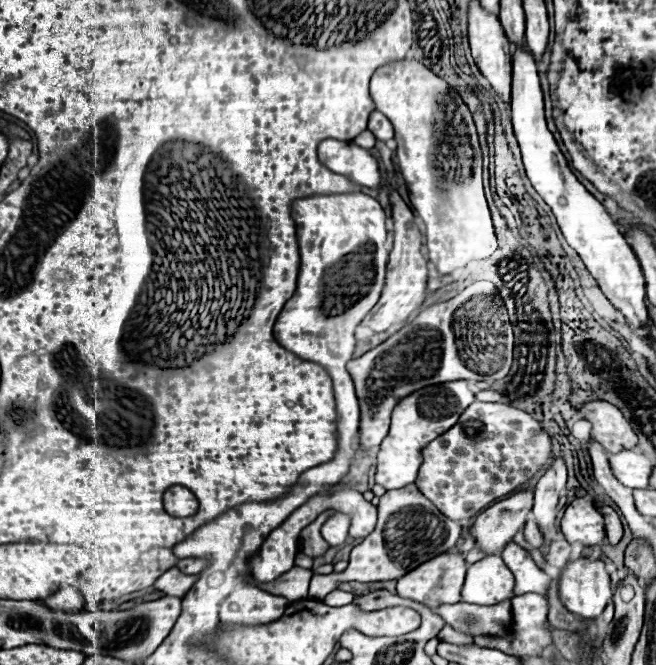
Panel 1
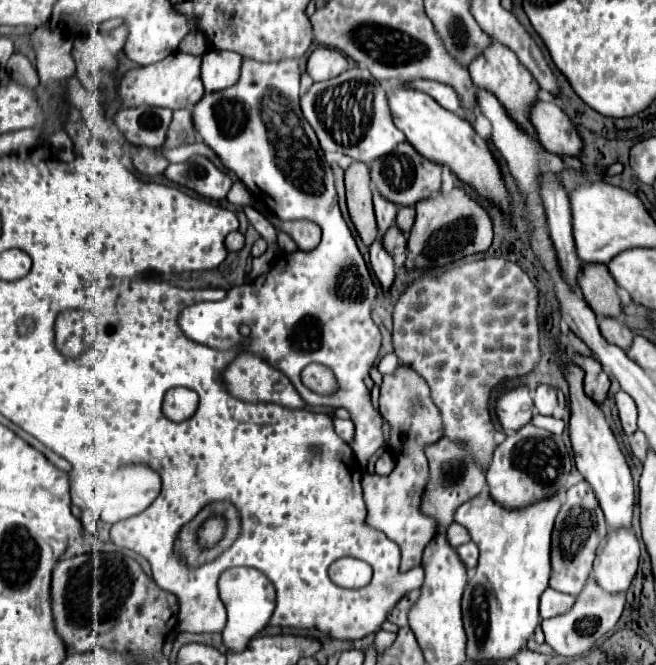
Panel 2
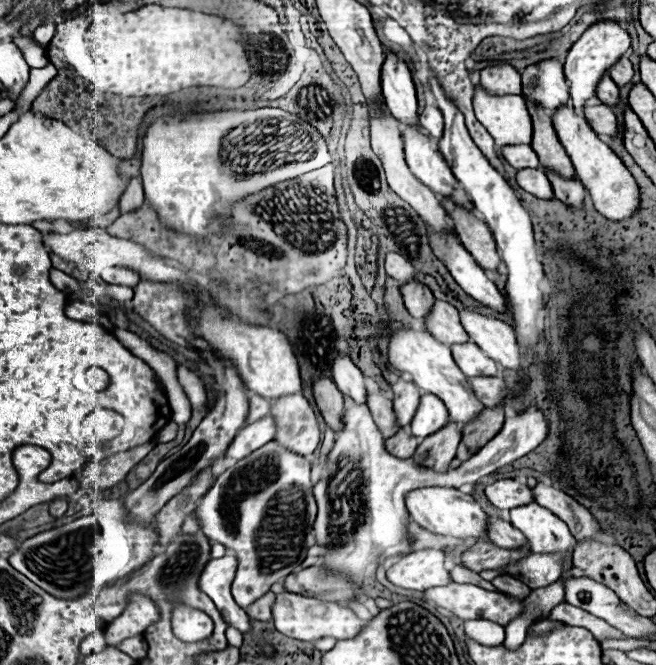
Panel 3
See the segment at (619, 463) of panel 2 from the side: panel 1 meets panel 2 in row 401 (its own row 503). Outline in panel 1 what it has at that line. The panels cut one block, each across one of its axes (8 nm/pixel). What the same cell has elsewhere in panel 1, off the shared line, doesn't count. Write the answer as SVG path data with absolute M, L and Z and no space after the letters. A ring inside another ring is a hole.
M576 498L574 502L568 504L564 516L562 516L562 522L560 522L560 528L562 528L562 534L564 538L574 544L582 544L582 546L598 546L606 540L606 530L604 530L604 518L602 514L596 510L592 498Z

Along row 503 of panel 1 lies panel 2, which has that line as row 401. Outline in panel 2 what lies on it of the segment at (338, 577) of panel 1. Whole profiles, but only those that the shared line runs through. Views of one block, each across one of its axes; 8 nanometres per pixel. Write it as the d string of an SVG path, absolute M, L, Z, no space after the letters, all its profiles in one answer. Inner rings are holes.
M398 366L392 376L384 376L380 386L380 412L392 426L390 446L392 454L396 456L396 468L390 476L364 474L362 488L368 508L366 522L376 530L384 530L386 536L400 546L400 572L408 572L422 562L424 548L436 536L438 528L436 520L430 520L422 514L420 504L428 486L428 460L424 456L424 446L442 438L442 422L440 412L430 400L426 380L422 380L422 376L408 366Z

